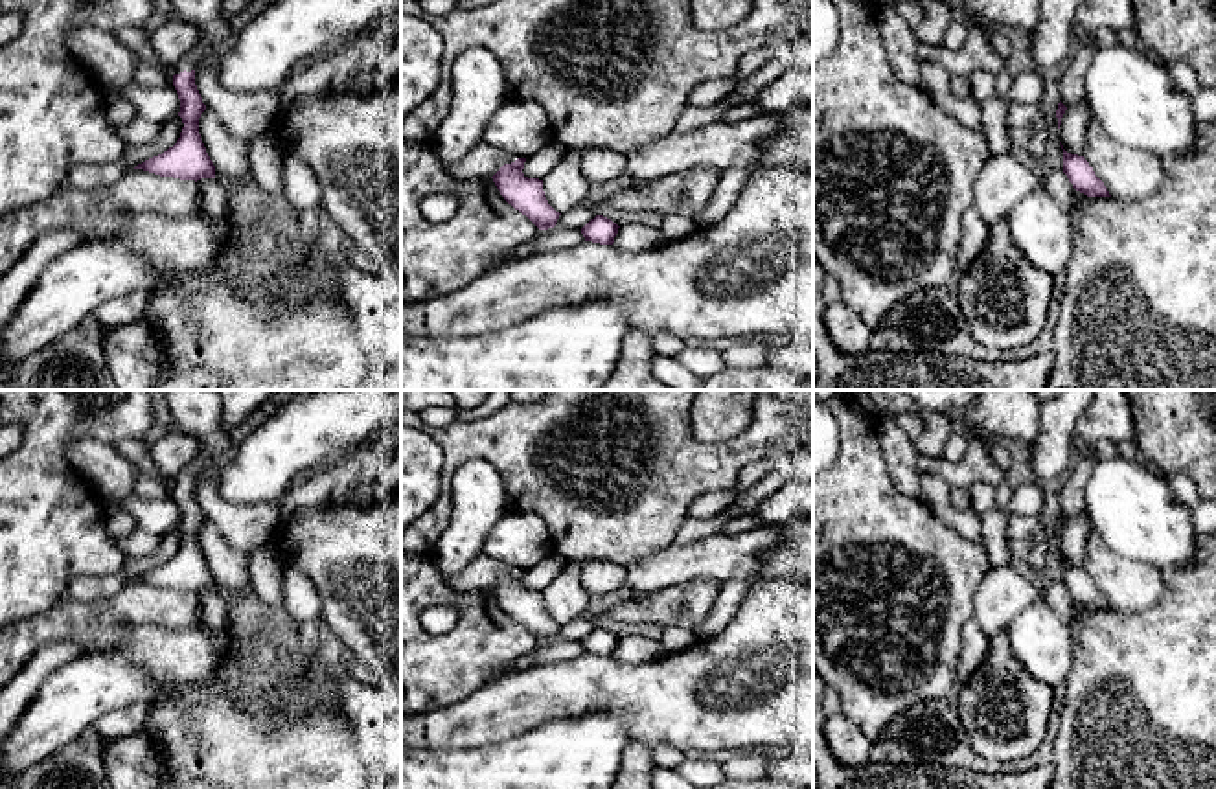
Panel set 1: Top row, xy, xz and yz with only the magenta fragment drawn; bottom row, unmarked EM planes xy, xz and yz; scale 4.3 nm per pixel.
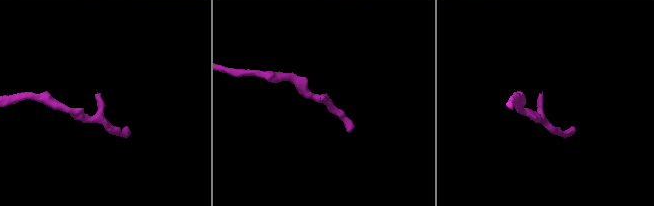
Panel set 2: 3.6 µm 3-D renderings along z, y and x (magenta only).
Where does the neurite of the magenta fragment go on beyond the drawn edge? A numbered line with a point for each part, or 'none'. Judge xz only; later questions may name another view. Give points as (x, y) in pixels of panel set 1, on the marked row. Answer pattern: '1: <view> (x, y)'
none

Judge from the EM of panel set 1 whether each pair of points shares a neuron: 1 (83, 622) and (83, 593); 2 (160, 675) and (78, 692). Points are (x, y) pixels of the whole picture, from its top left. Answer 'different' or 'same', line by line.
1: different
2: same

